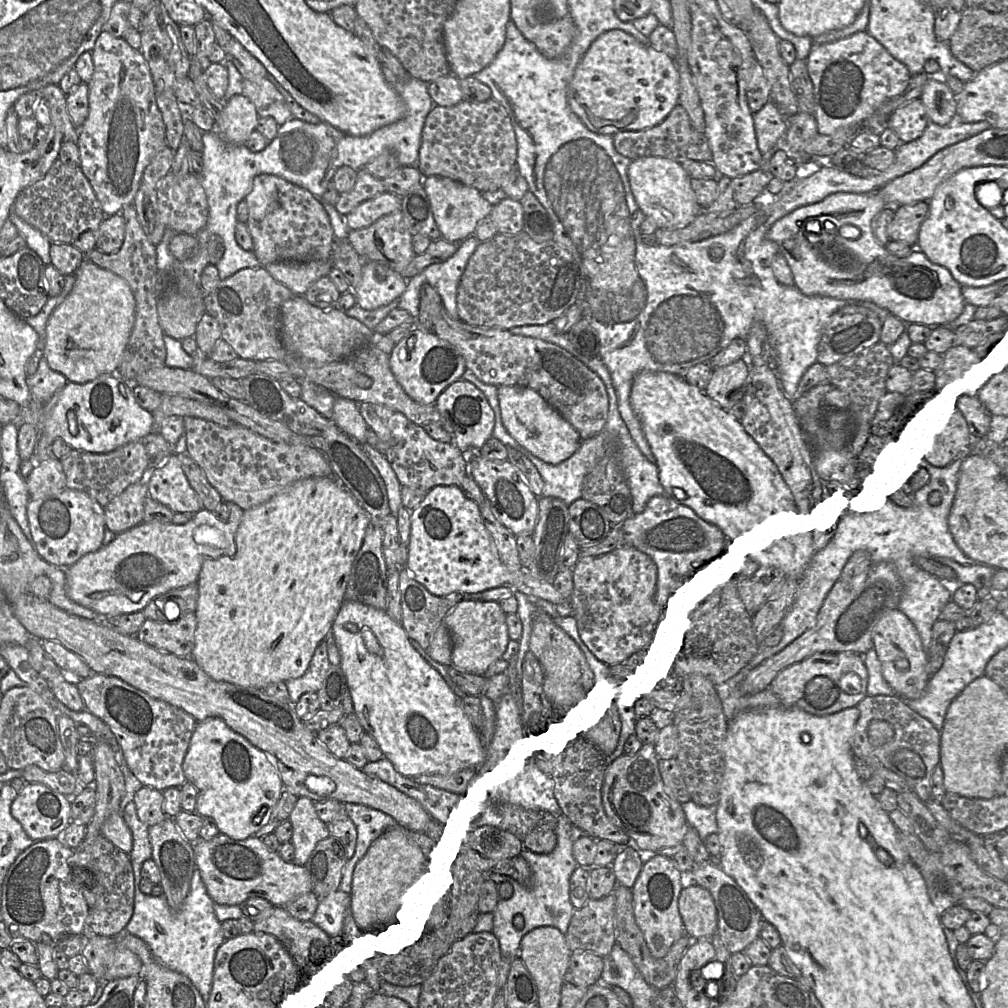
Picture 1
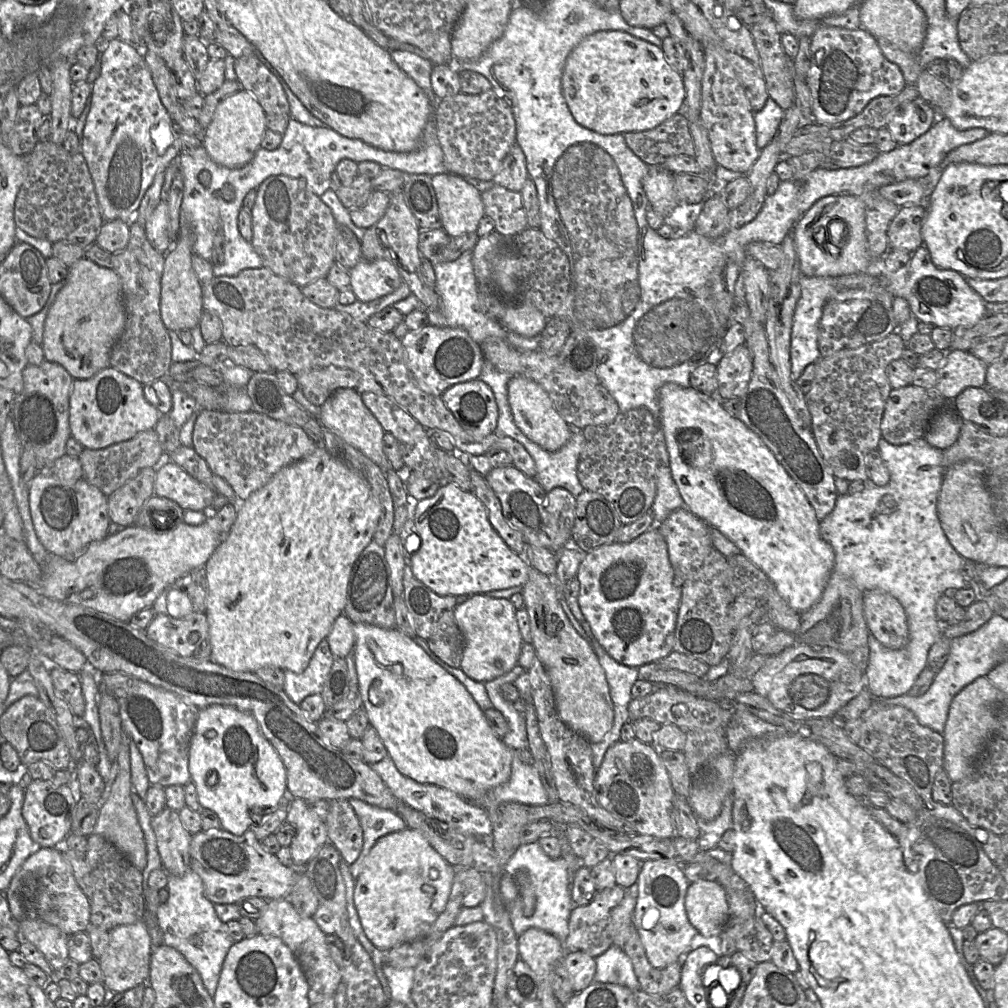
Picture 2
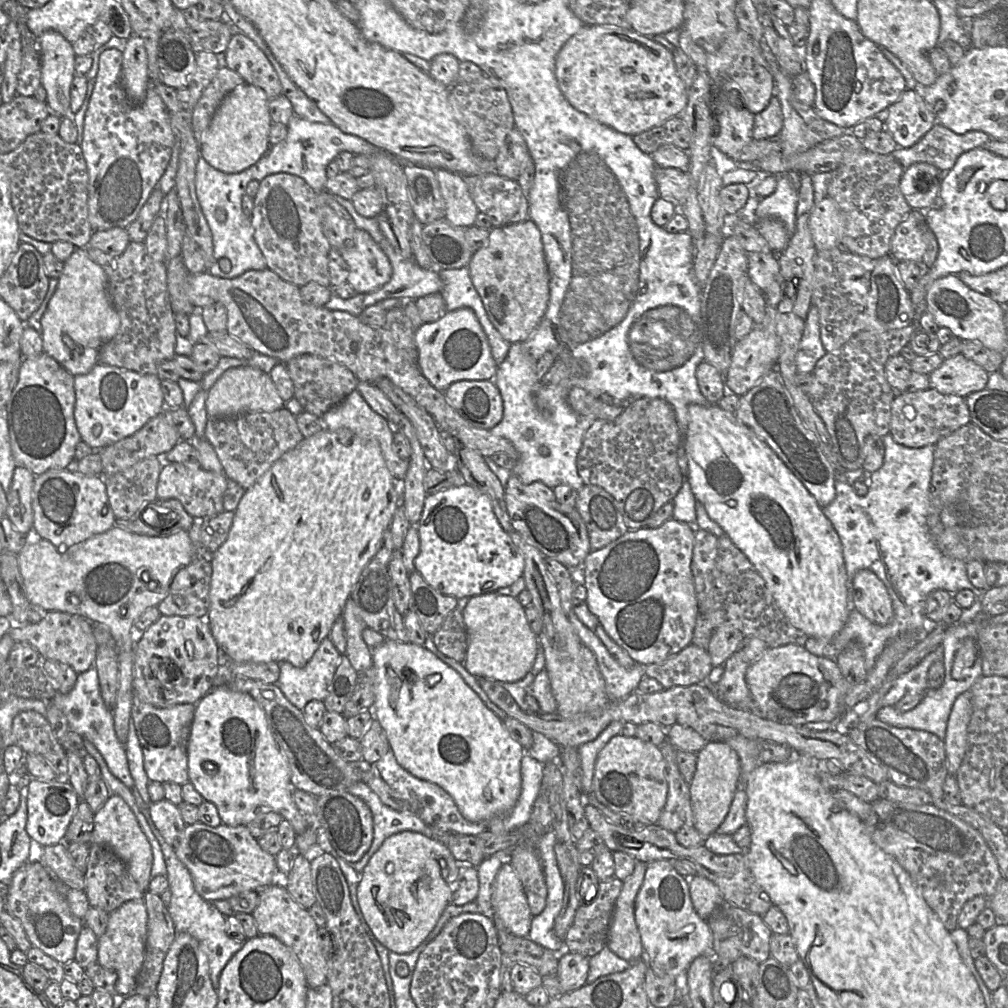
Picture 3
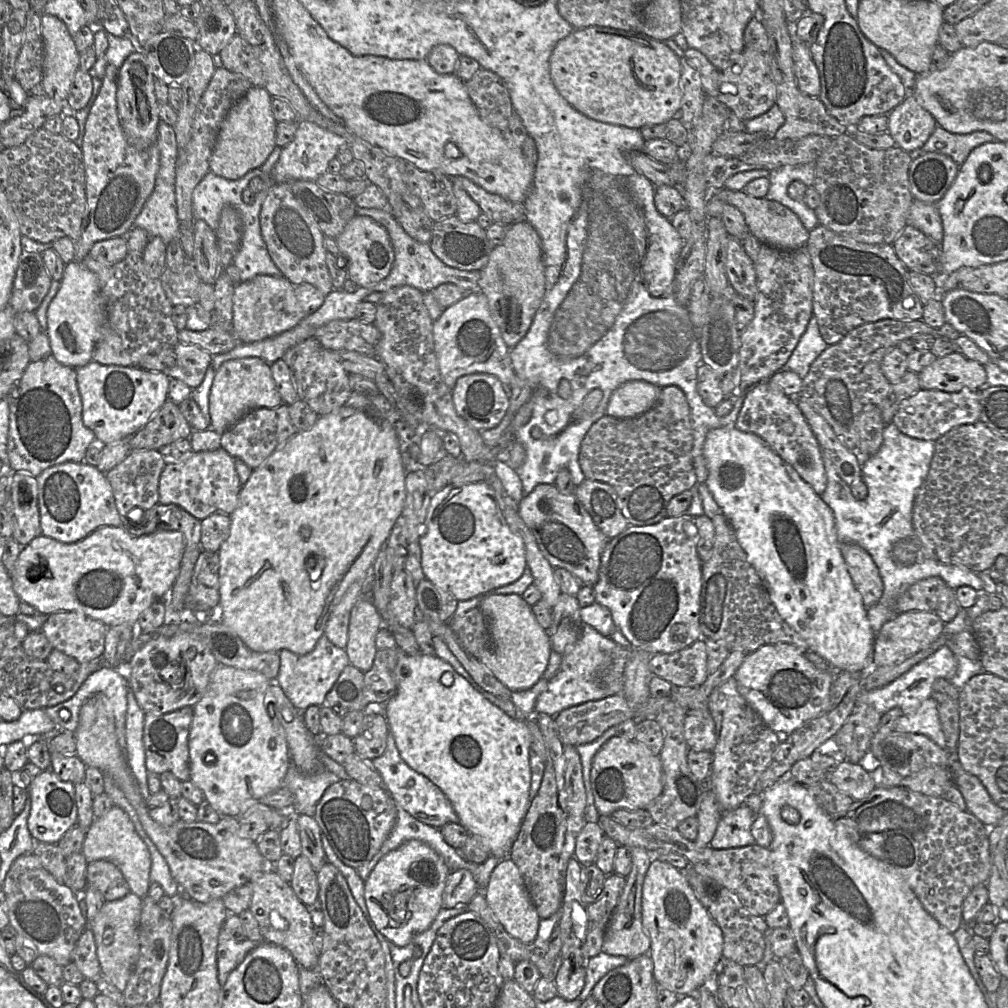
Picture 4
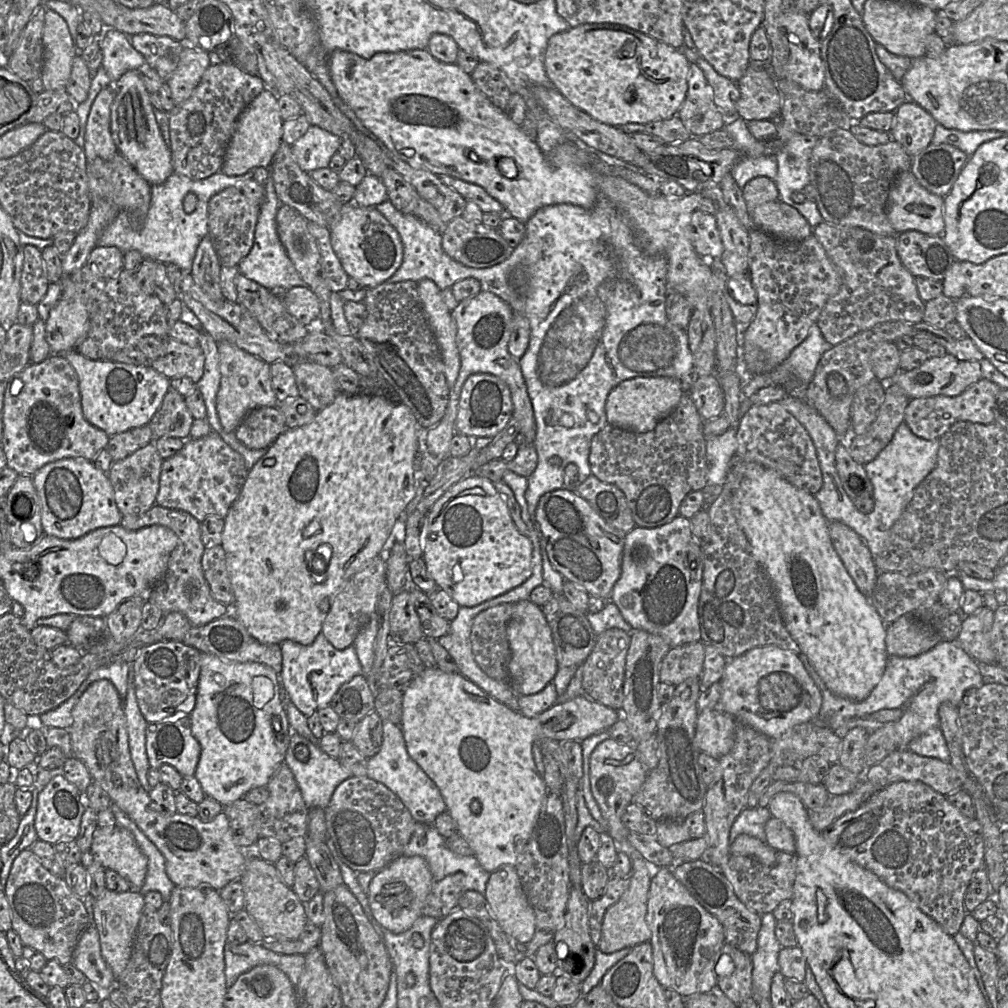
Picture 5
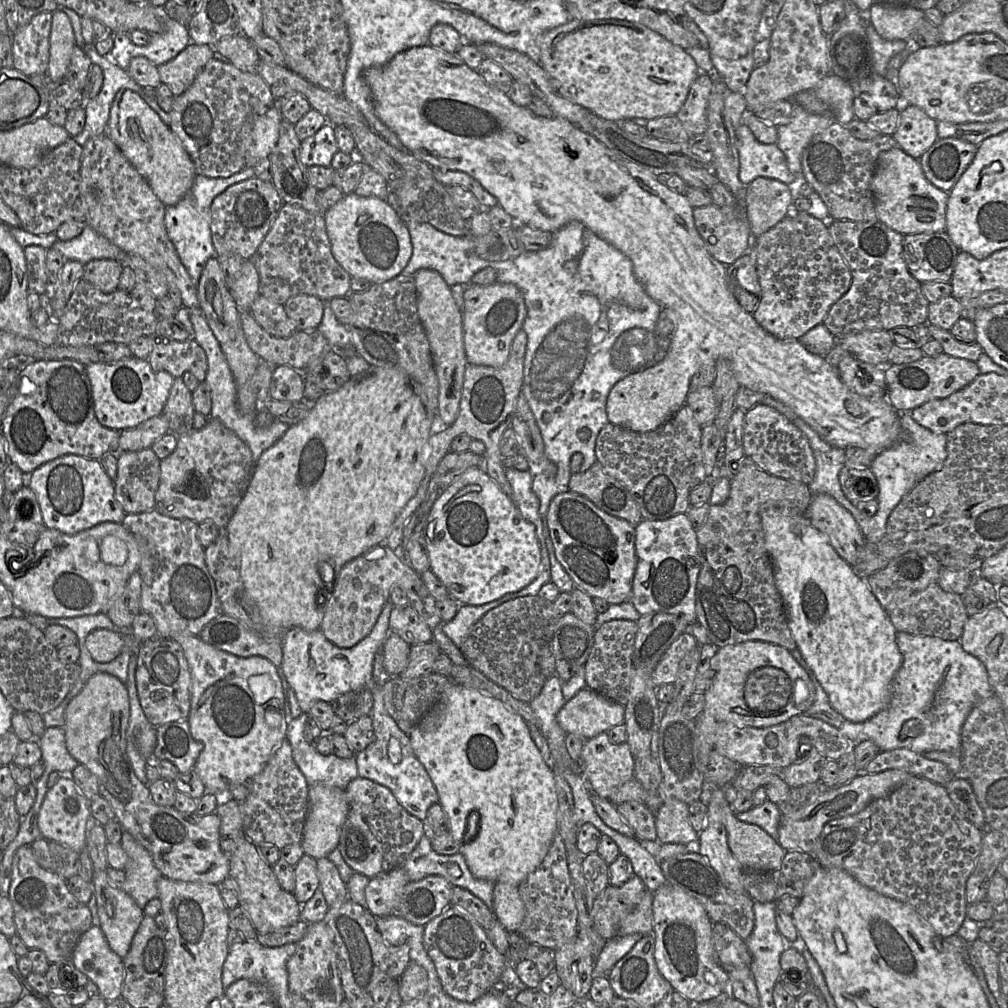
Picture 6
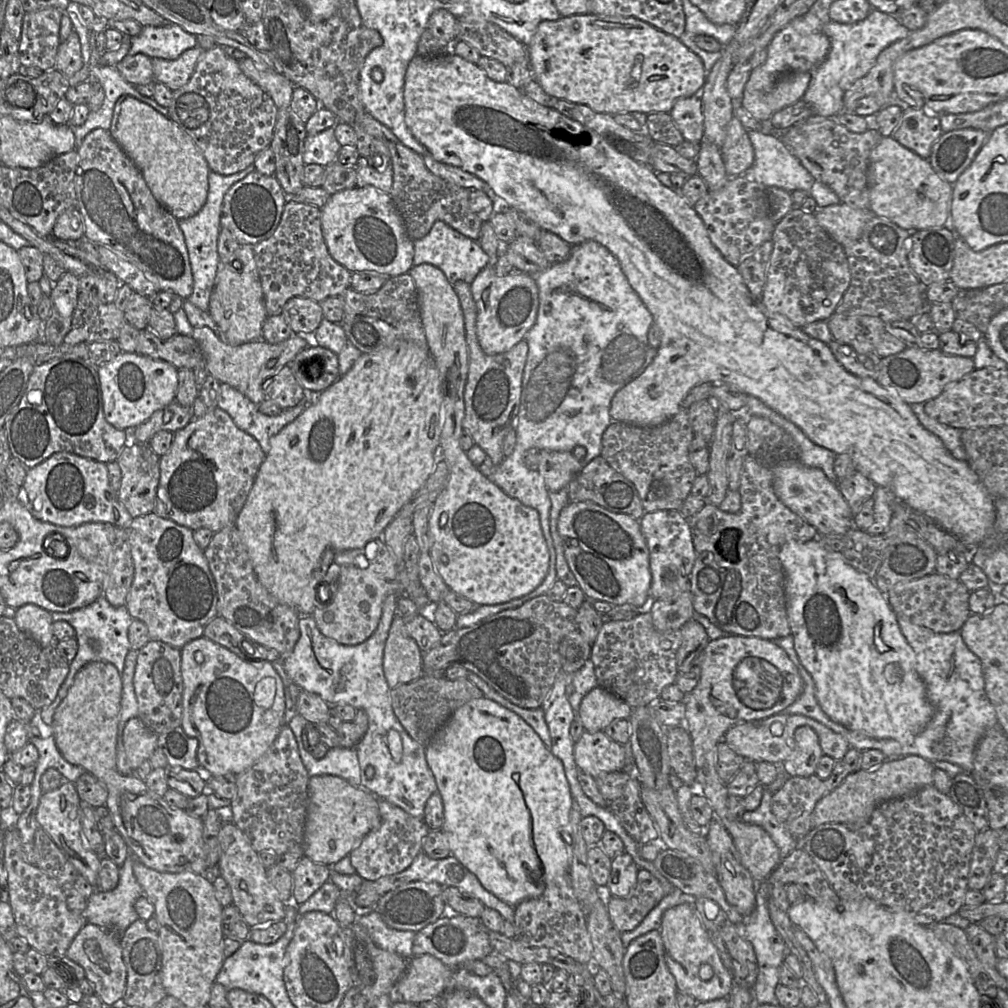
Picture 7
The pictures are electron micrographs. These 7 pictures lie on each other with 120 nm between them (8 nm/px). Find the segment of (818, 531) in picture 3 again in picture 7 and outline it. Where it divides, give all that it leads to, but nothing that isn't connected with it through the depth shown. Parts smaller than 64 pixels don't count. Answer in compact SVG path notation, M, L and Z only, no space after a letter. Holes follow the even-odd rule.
M816 539L807 542L794 540L786 542L780 549L779 559L784 572L785 606L791 636L793 637L794 649L800 663L810 674L815 684L816 699L825 714L832 721L841 724L849 730L875 739L898 739L901 737L912 737L920 733L933 718L934 708L926 695L924 681L916 670L915 654L900 630L896 613L889 605L885 595L877 588L874 580L825 549ZM877 625L880 626L880 638L888 647L888 650L884 653L880 653L874 644L875 627Z

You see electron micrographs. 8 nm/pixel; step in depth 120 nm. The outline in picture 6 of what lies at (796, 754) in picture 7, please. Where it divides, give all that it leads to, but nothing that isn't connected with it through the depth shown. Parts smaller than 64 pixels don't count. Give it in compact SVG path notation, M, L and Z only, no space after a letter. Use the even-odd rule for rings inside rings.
M803 736L799 748L807 759L785 767L782 772L782 779L790 788L820 782L821 772L827 762L827 759L814 749L810 738Z

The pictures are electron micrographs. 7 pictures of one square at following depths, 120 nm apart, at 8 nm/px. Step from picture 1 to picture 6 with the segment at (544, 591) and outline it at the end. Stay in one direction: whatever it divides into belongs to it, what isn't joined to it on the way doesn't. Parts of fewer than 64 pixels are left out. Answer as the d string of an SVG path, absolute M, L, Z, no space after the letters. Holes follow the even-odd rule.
M470 467L455 479L435 501L427 518L425 542L430 570L448 589L451 599L461 605L480 606L518 592L537 577L541 553L535 526L523 518L520 510L482 467Z

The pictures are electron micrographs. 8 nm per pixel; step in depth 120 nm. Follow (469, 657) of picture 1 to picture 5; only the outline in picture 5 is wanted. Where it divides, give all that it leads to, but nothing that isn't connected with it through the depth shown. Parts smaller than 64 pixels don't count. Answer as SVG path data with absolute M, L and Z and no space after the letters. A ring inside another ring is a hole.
M529 600L513 604L513 611L507 625L507 637L511 649L509 674L513 687L519 696L528 696L542 691L558 670L555 645L550 623L547 622L540 606Z

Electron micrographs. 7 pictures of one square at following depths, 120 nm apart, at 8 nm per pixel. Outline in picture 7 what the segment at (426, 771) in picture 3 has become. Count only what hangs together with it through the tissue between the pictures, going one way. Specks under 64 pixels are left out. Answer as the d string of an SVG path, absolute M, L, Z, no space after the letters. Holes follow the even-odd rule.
M596 687L587 693L581 701L576 717L585 731L603 731L616 719L629 719L634 708L613 693ZM485 696L471 700L459 707L448 722L439 729L425 747L425 753L428 766L435 777L438 791L442 797L444 823L441 831L448 838L451 855L456 857L465 868L473 873L487 891L494 894L501 901L515 907L524 900L541 896L552 880L557 876L564 875L565 872L567 873L567 844L562 837L562 831L567 827L570 820L572 808L570 786L561 760L553 755L535 730L524 719Z

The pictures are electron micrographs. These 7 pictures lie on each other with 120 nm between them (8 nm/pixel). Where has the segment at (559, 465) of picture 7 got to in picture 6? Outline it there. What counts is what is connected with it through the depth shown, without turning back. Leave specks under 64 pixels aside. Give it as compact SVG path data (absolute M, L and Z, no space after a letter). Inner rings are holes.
M522 392L516 402L511 428L518 436L520 453L528 460L528 471L534 476L545 474L554 477L557 474L557 466L545 454L540 429Z

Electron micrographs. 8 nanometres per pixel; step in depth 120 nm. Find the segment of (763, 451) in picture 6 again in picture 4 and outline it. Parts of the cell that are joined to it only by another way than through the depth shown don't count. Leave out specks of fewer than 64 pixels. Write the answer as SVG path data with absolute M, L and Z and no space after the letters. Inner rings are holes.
M768 381L744 391L747 392L735 427L763 439L820 496L827 487L822 449L794 398L773 389Z

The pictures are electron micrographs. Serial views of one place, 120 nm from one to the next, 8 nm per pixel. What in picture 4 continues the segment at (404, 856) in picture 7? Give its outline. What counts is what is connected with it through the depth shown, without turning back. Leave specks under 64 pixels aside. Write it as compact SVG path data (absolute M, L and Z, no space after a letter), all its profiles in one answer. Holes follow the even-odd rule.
M353 779L339 780L324 792L312 817L337 857L357 869L368 863L382 847L396 823L397 805L385 788Z

